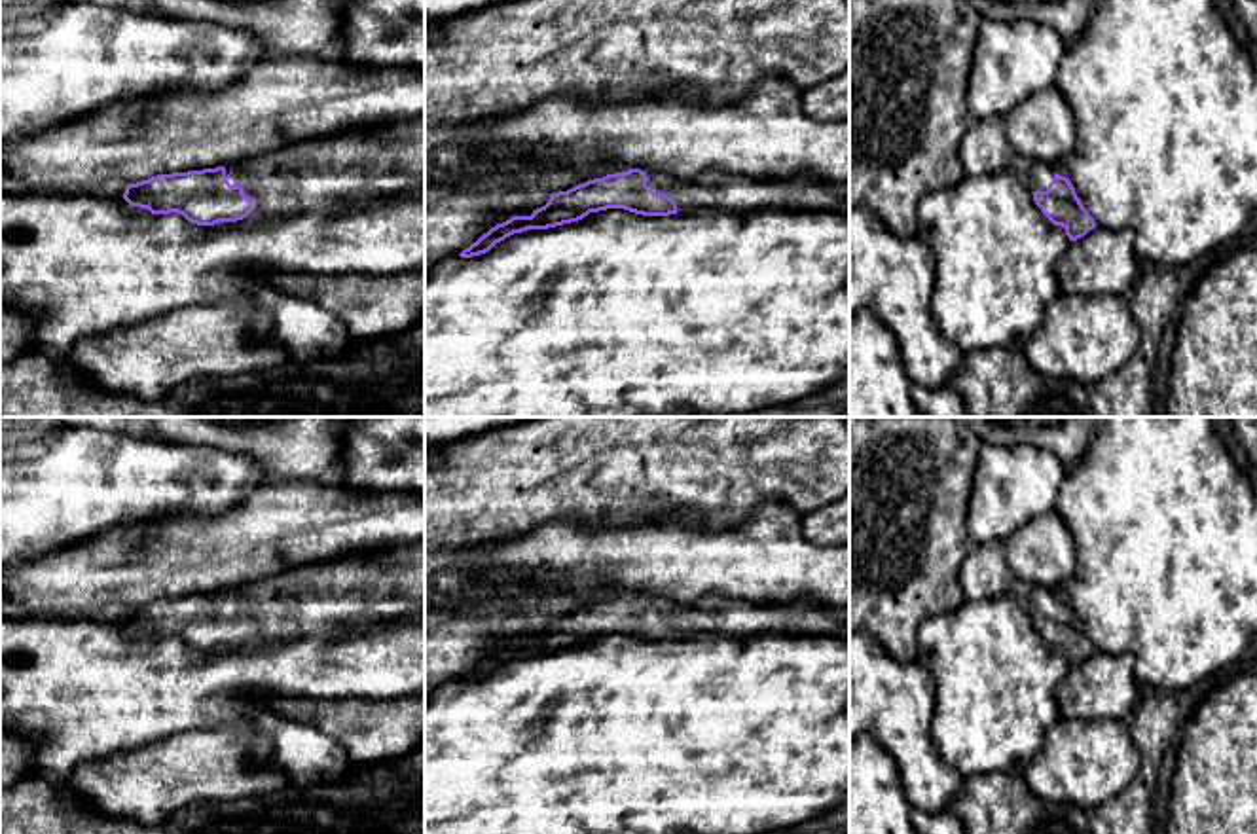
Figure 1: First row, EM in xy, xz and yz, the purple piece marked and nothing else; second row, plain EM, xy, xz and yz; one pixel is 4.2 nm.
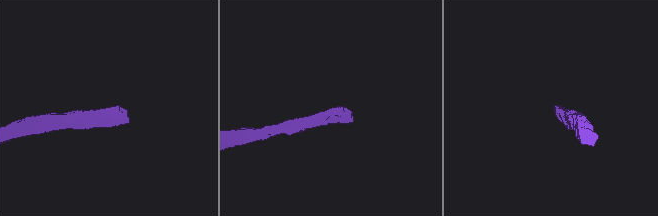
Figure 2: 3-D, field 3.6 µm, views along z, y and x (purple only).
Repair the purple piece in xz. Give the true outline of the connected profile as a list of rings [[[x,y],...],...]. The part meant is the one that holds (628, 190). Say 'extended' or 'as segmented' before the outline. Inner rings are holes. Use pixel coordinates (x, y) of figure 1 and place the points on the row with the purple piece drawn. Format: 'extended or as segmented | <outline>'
extended | [[[629,169],[552,193],[548,203],[531,216],[512,216],[497,224],[459,256],[480,256],[514,233],[578,222],[590,212],[607,208],[624,208],[643,216],[692,214],[705,208],[726,212],[842,210],[849,214],[849,203],[842,191],[810,174],[755,180],[707,171],[694,180],[679,180],[664,172],[647,174],[641,169]]]

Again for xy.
extended | [[[425,118],[406,119],[377,131],[355,131],[324,140],[282,146],[258,159],[127,184],[123,199],[152,214],[178,212],[197,226],[237,222],[252,210],[264,214],[307,214],[339,201],[356,203],[398,195],[425,182]]]

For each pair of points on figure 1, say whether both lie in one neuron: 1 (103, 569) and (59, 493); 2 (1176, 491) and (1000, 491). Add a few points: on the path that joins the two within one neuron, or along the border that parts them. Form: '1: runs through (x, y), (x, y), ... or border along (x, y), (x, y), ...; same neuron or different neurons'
1: border along (127, 524), (103, 529), (44, 558); different neurons
2: border along (1068, 471), (1060, 501), (1055, 508); different neurons

